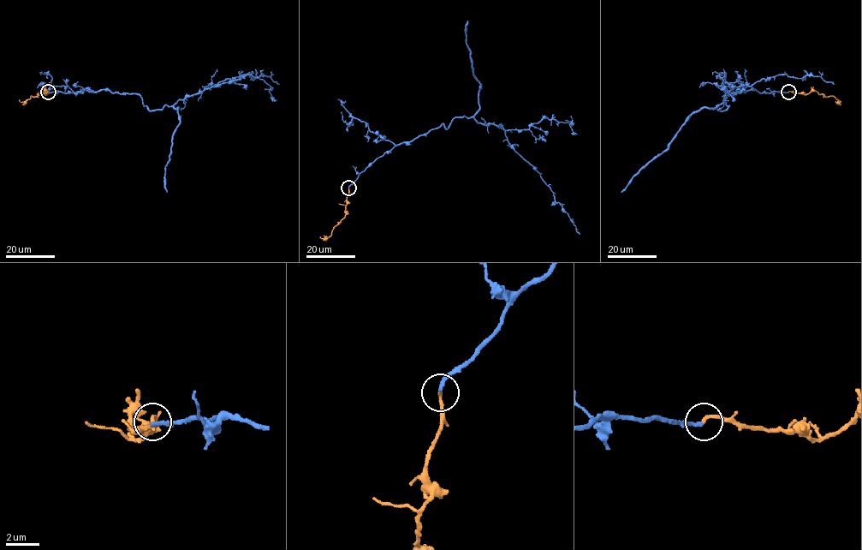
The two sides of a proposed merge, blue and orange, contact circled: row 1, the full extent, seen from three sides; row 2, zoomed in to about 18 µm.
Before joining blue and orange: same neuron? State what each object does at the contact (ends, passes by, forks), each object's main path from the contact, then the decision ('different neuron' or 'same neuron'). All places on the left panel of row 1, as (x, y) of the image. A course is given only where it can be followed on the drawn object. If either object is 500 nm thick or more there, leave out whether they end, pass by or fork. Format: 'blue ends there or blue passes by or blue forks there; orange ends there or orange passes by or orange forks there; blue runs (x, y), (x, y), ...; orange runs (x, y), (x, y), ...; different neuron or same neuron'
blue ends there; orange ends there; blue runs (48, 92), (87, 89), (138, 94), (150, 110), (172, 106), (207, 86), (240, 74), (269, 76), (279, 83); orange runs (48, 92), (31, 96), (21, 102), (19, 99); same neuron

